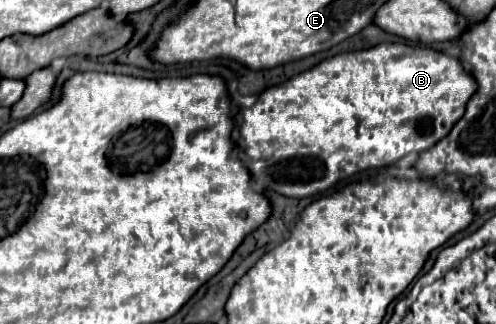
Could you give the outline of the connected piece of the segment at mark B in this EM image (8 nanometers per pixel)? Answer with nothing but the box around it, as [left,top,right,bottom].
[237,42,477,198]

